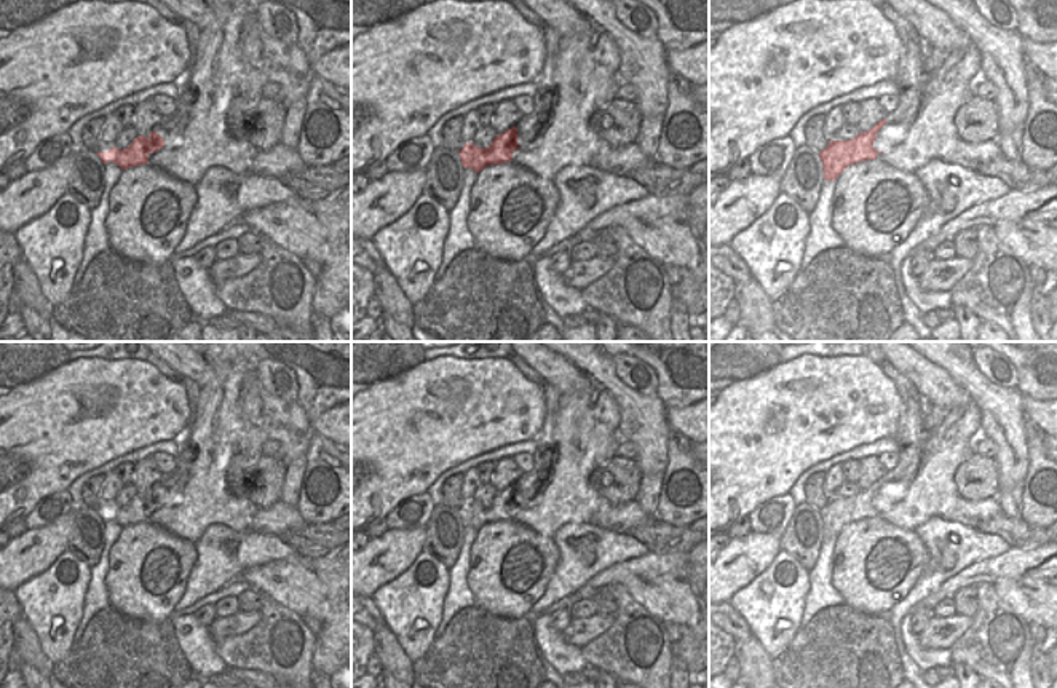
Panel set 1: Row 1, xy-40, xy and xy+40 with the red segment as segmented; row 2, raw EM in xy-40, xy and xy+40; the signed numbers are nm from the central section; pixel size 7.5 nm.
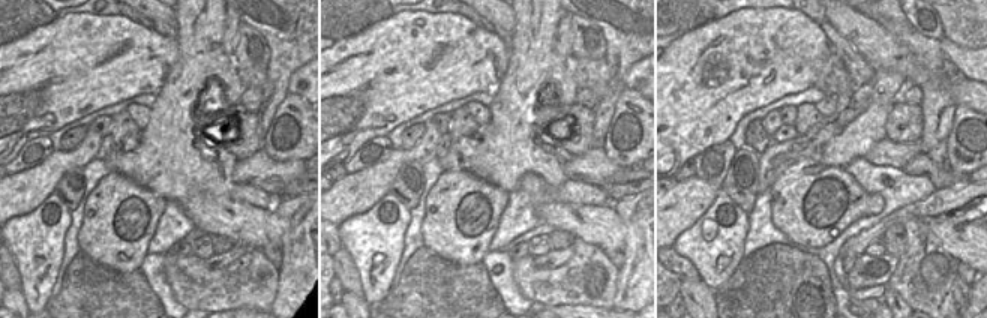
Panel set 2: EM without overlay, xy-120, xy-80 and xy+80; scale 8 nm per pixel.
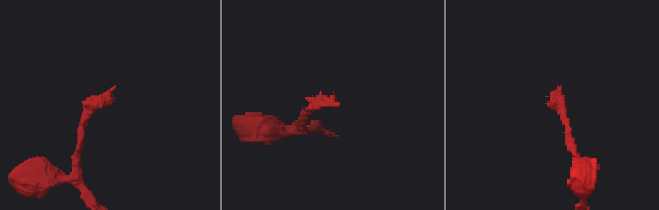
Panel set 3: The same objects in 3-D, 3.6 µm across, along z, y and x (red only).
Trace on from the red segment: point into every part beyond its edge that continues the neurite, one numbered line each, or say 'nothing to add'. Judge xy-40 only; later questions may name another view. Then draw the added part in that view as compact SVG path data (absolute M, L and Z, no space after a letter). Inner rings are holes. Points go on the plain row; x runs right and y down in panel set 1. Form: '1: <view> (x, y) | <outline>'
nothing to add

